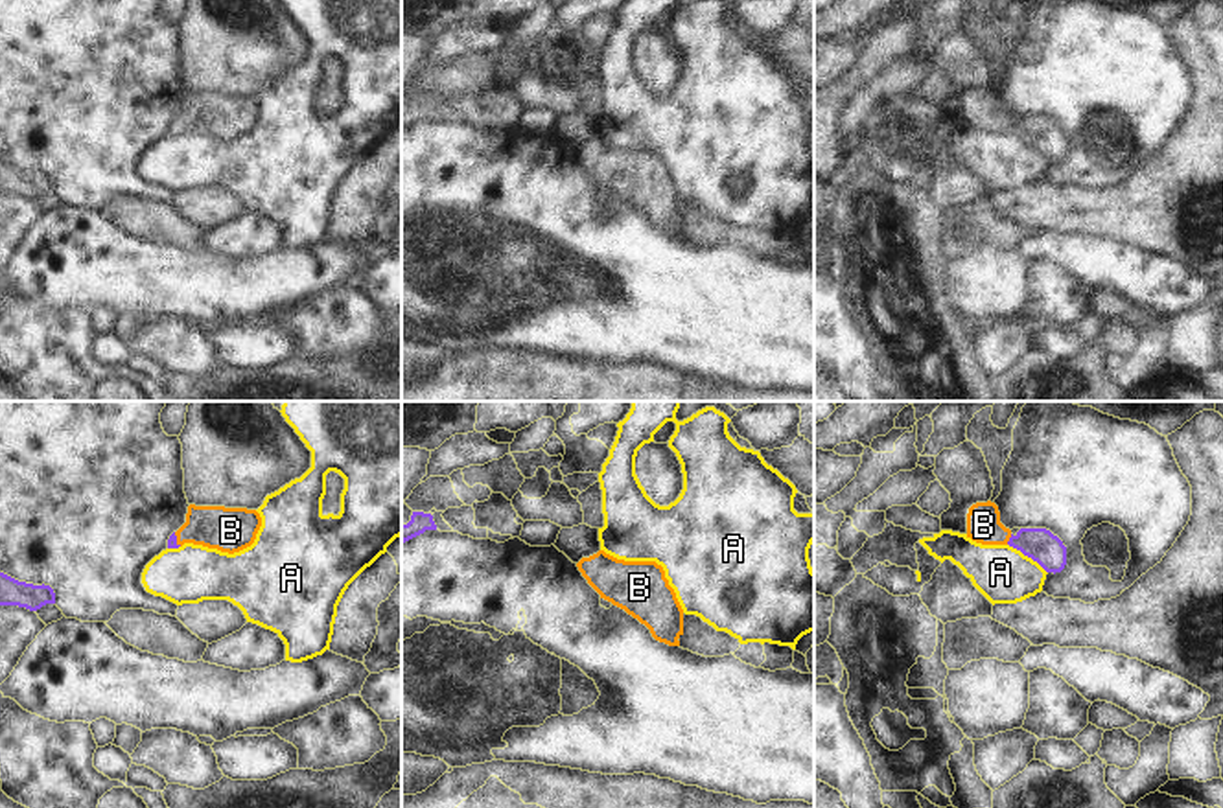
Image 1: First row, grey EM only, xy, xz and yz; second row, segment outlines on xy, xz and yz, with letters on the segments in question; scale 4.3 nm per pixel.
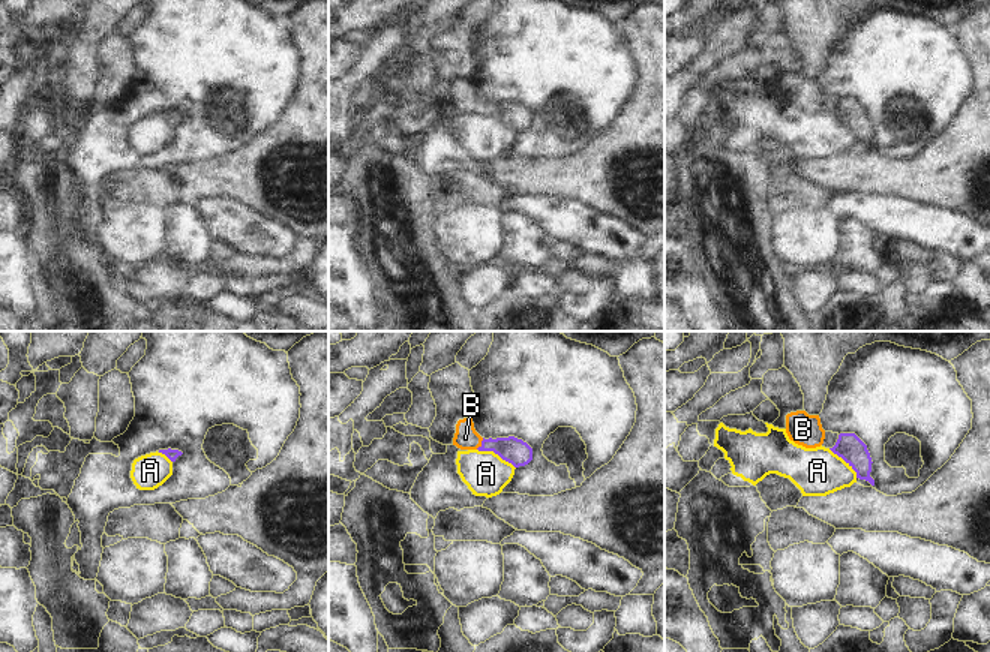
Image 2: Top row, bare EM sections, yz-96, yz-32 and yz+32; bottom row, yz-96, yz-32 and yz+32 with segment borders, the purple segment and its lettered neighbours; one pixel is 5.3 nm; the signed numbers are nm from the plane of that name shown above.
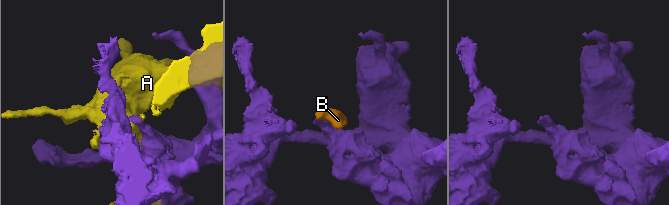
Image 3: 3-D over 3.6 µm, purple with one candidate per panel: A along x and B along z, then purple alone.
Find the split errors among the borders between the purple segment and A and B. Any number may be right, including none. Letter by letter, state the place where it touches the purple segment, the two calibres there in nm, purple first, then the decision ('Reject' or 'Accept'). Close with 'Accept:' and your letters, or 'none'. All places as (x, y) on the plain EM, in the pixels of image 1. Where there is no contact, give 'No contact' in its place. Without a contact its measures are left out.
A: Touches purple at yz (1028, 144). Thickness 150 nm (purple) against 240 nm. Reject
B: Touches purple at yz (1010, 127). Thickness 150 nm (purple) against 150 nm. Accept
Accept: B

